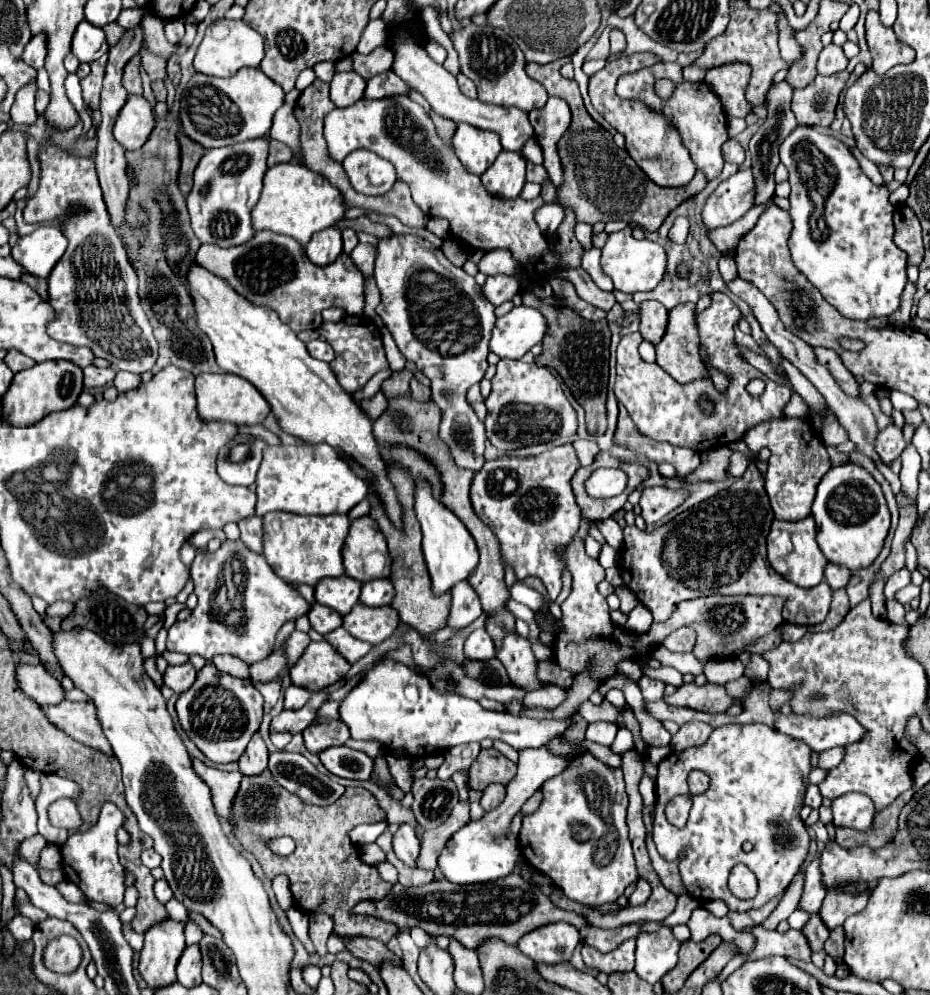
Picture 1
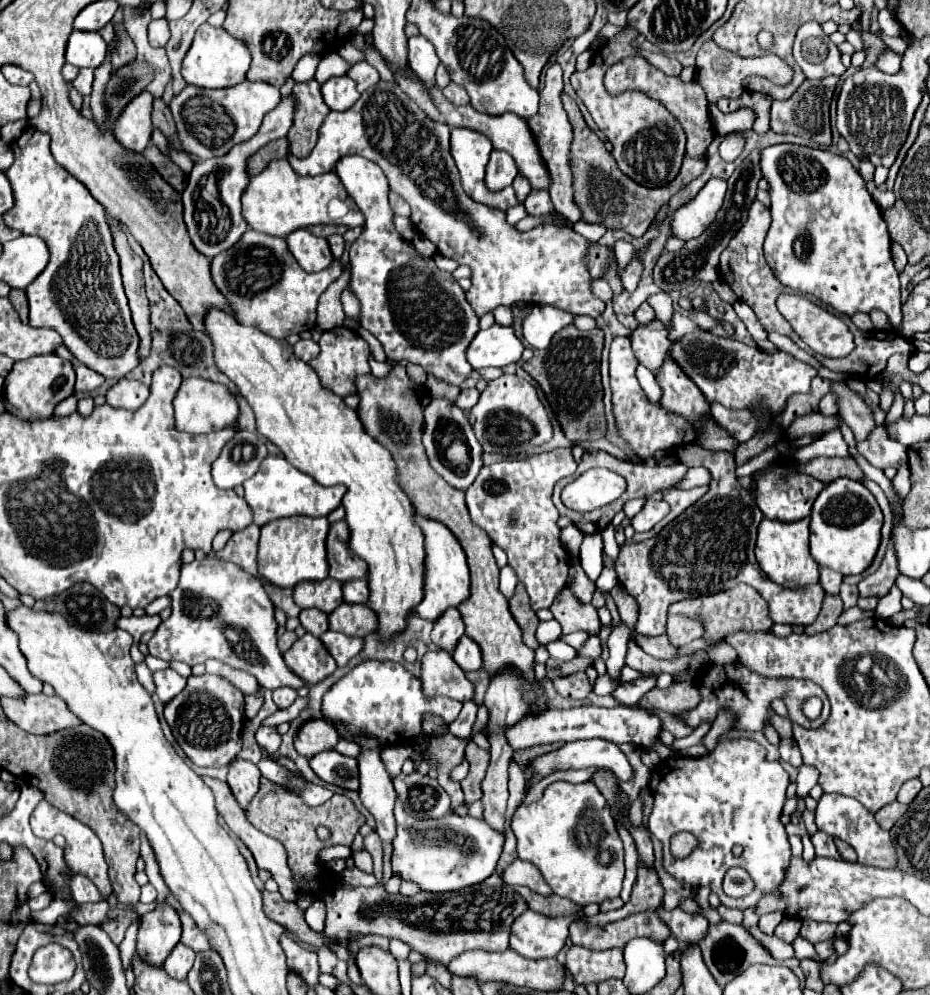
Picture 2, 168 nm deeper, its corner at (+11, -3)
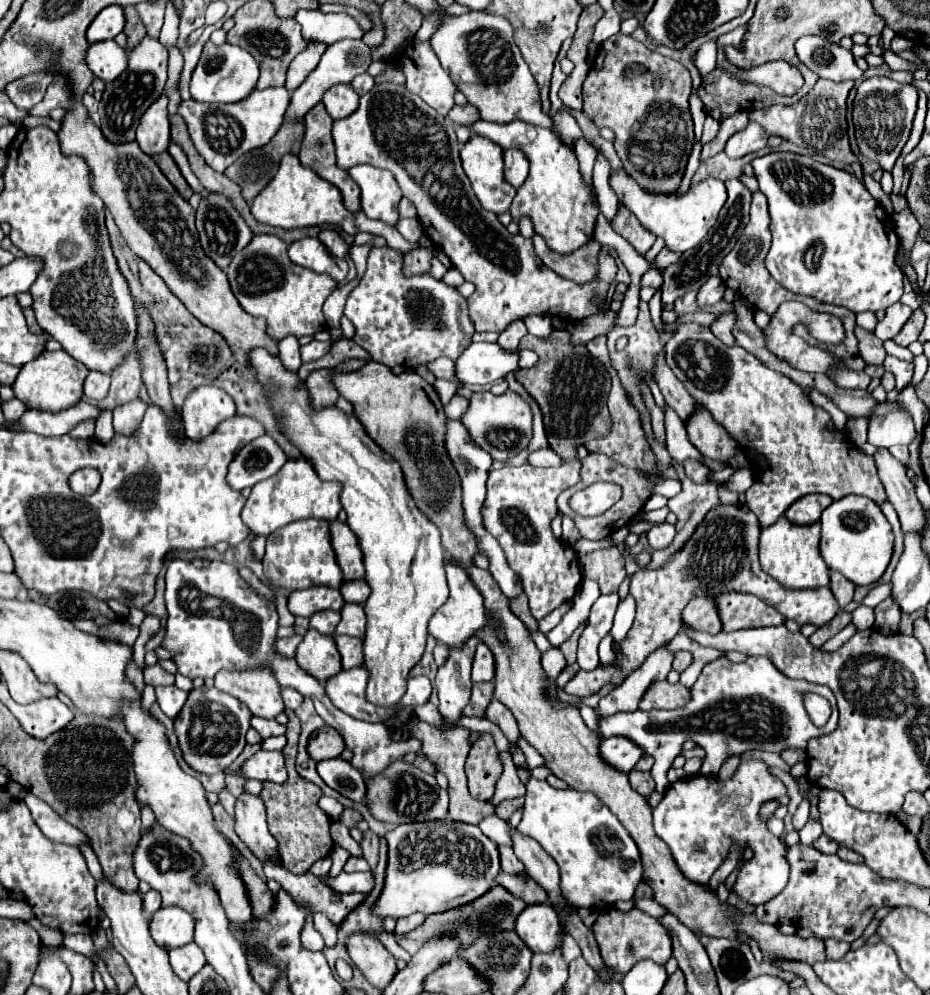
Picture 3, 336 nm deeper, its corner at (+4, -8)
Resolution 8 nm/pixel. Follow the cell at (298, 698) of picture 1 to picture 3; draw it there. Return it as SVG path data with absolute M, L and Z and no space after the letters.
M282 689L282 699L284 699L284 705L290 709L298 709L302 705L302 695L296 693L294 689Z

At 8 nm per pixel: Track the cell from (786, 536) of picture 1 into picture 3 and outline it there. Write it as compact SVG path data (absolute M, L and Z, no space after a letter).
M780 517L774 525L762 529L760 535L760 565L770 573L778 583L788 589L808 589L824 587L830 583L830 569L818 553L820 541L820 523L796 525L786 517Z

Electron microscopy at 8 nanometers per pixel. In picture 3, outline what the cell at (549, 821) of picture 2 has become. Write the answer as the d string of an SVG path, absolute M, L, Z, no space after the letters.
M530 775L530 779L526 781L524 815L518 829L520 833L538 841L542 849L558 863L562 877L560 887L576 907L606 909L620 899L630 901L634 897L636 887L642 883L642 861L634 839L626 831L626 827L616 819L616 815L592 793L580 793L574 789L554 789L552 785L548 785L548 781L540 781Z

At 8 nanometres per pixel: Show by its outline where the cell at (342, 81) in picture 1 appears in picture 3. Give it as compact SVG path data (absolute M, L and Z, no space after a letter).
M340 83L340 85L334 85L332 89L328 89L324 93L322 103L324 103L324 107L326 107L326 111L330 113L332 119L344 119L344 117L348 117L350 113L356 111L358 95L352 89L352 85Z

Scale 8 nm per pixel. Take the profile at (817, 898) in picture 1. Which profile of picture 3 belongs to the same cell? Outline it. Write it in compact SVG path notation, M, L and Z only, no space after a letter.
M810 819L810 821L804 825L804 829L798 831L798 833L800 833L800 841L802 841L804 845L812 845L812 843L822 835L822 825L820 825L818 819Z

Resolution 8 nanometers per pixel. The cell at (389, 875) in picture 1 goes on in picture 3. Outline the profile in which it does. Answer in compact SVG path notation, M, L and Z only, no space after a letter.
M334 821L332 823L332 839L334 839L334 843L336 845L340 845L340 847L344 847L344 849L348 849L350 851L350 855L362 855L362 851L360 851L360 845L350 837L350 833L348 833L348 827L344 825L344 823L340 823L340 821Z

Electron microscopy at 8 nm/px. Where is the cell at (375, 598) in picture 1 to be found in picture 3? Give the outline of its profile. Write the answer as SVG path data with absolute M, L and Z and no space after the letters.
M362 579L362 581L344 581L342 587L340 587L340 593L344 597L346 603L364 603L368 599L368 583Z

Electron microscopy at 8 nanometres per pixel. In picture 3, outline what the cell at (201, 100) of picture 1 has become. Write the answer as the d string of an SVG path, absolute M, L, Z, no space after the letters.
M270 87L264 91L254 91L244 101L224 105L224 103L198 103L194 99L182 101L178 113L186 121L190 139L196 151L204 157L206 165L224 173L240 155L250 149L266 145L284 121L284 113L290 103L290 93L286 87Z

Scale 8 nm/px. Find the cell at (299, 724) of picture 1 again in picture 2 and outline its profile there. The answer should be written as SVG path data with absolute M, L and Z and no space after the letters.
M261 724L259 730L255 732L255 738L267 750L267 754L273 754L279 748L279 744L281 744L281 734L277 732L277 726Z

